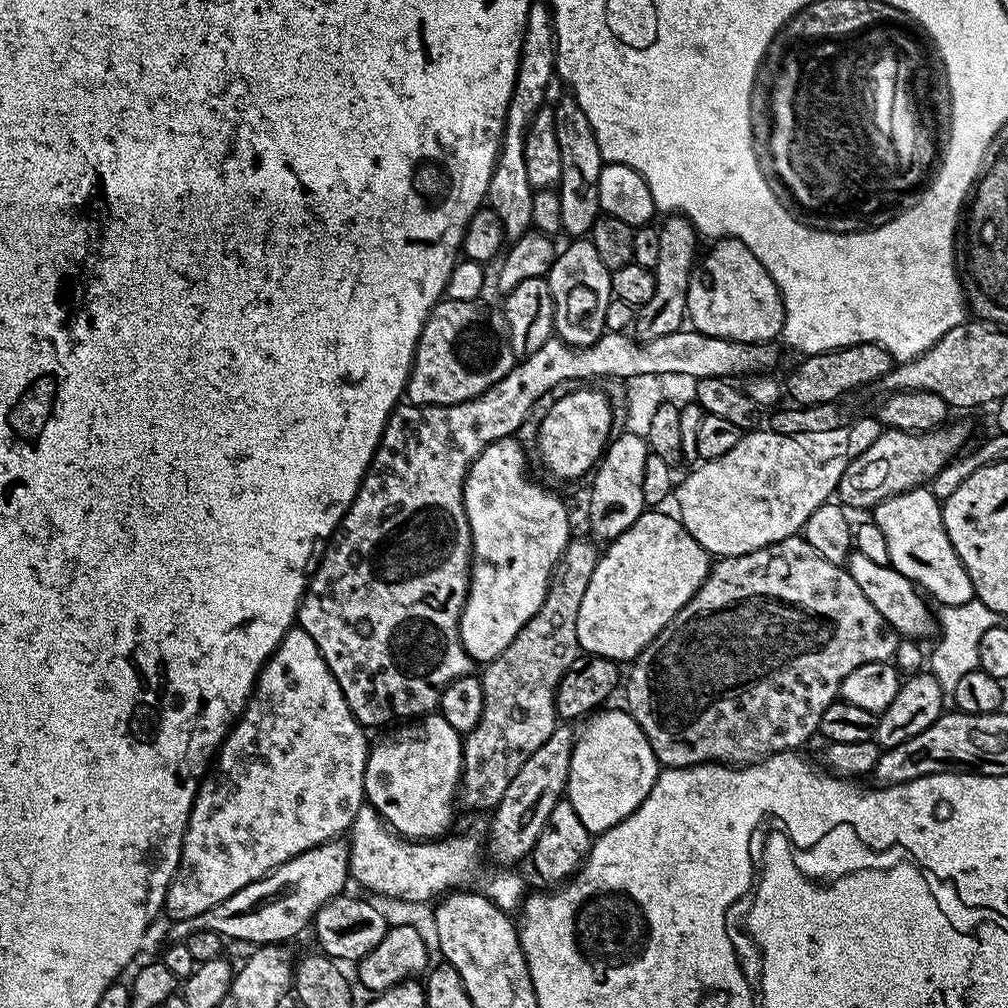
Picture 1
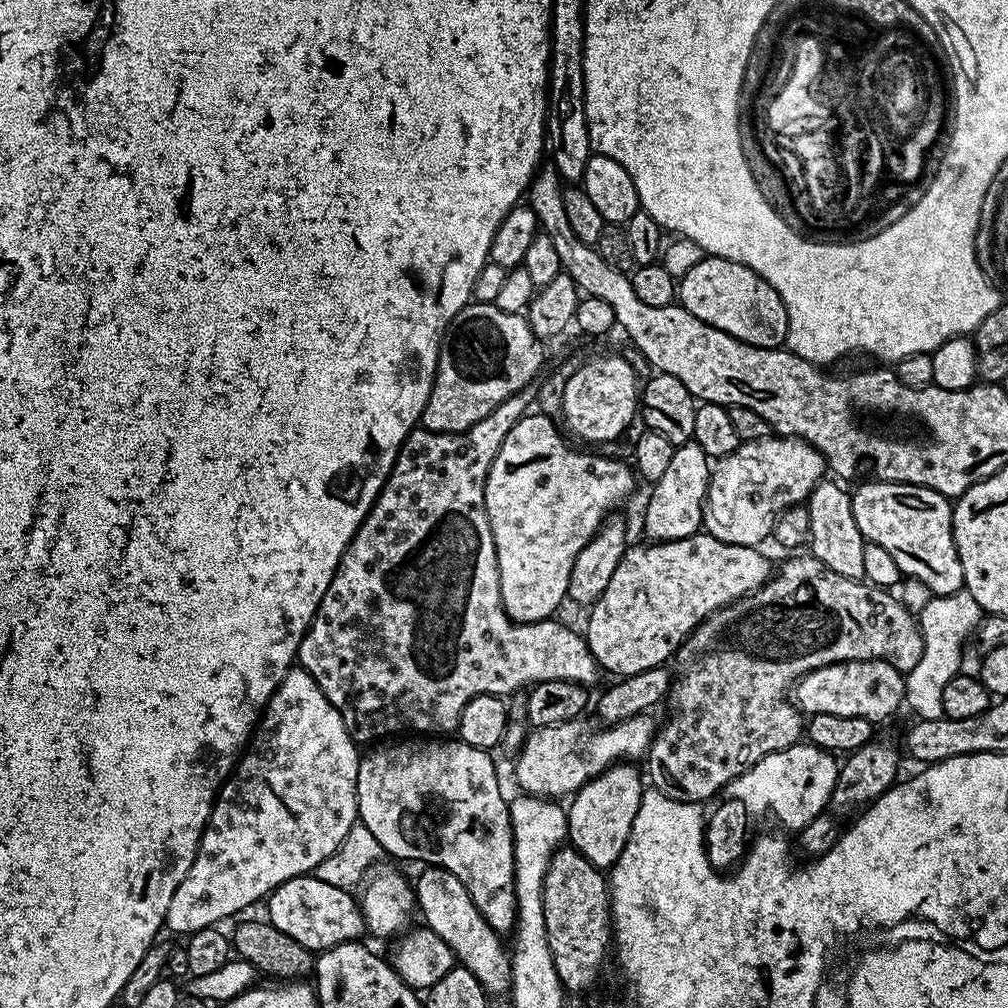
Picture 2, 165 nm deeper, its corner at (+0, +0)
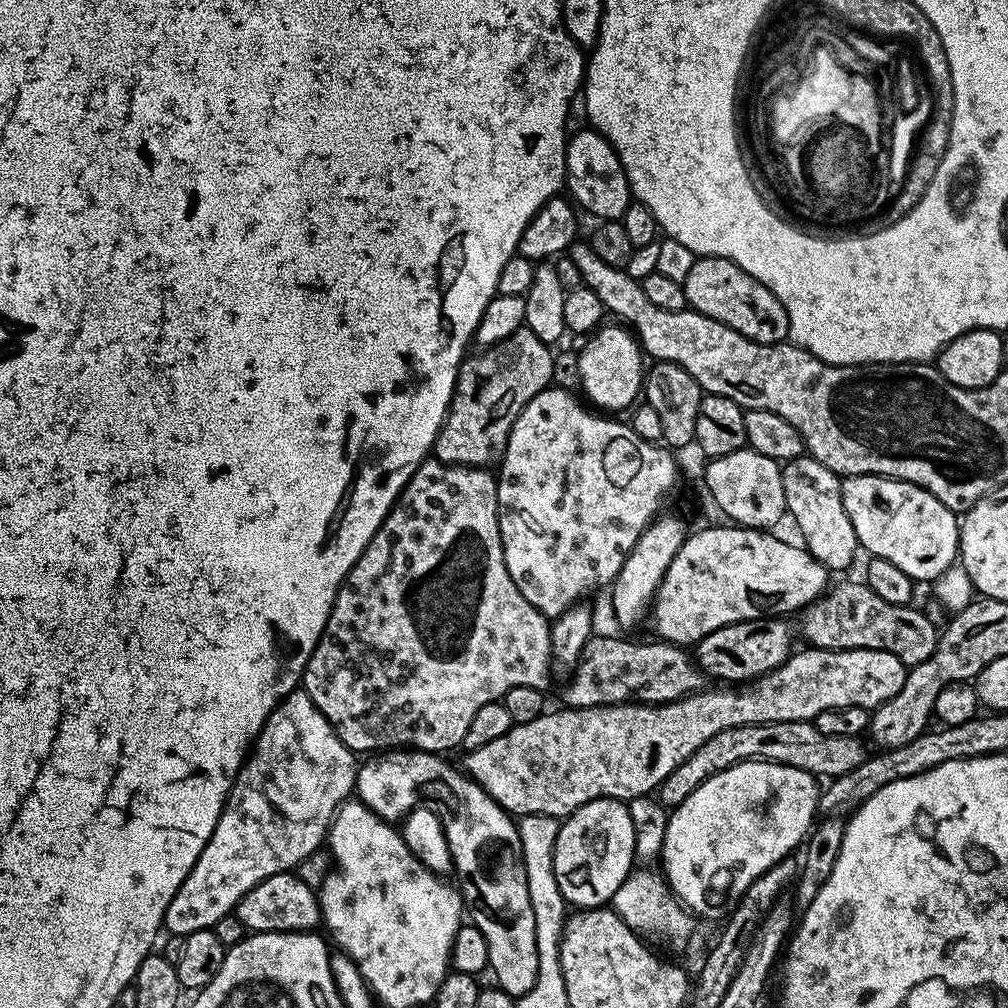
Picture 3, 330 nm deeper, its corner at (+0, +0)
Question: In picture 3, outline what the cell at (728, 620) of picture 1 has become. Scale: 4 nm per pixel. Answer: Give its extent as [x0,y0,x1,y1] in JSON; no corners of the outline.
[798,582,937,666]

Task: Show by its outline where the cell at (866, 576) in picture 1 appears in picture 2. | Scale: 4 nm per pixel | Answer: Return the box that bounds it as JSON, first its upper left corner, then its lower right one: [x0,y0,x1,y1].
[806,480,866,580]

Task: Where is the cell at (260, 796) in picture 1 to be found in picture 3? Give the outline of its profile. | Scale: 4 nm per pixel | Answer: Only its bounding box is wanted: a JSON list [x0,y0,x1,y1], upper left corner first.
[163,690,357,937]

